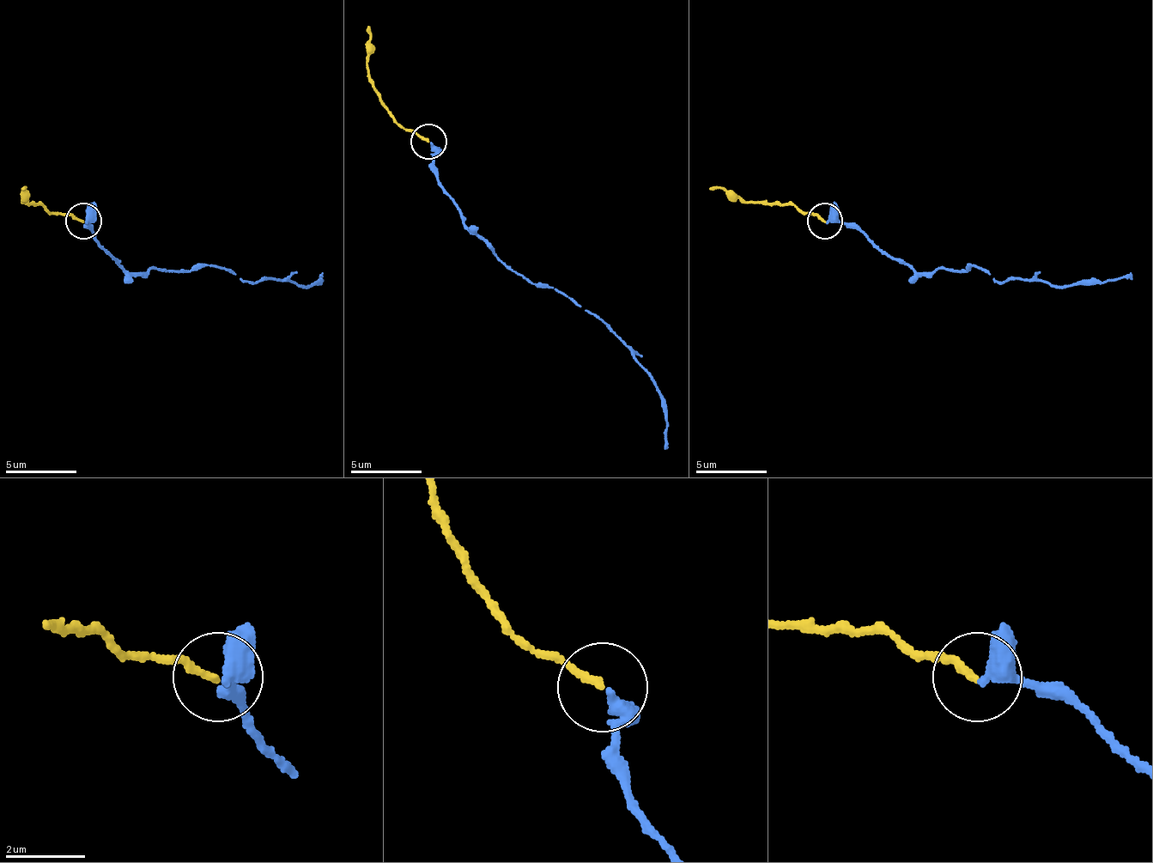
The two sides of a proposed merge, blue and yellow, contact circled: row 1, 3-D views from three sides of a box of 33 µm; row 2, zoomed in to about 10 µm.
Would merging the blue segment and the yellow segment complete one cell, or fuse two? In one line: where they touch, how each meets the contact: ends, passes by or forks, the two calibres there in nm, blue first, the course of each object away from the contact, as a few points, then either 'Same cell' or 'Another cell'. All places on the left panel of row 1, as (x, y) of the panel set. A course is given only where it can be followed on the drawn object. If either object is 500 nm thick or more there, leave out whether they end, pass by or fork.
Place: (83, 221). At the ring blue passes by. At the ring yellow ends. Thickness 360 nm (blue) against 170 nm. Course of blue: (84, 220), (130, 273), (219, 266), (247, 280), (315, 283), (318, 280). Course of yellow: (84, 220), (27, 205), (24, 202), (24, 188). Same cell

